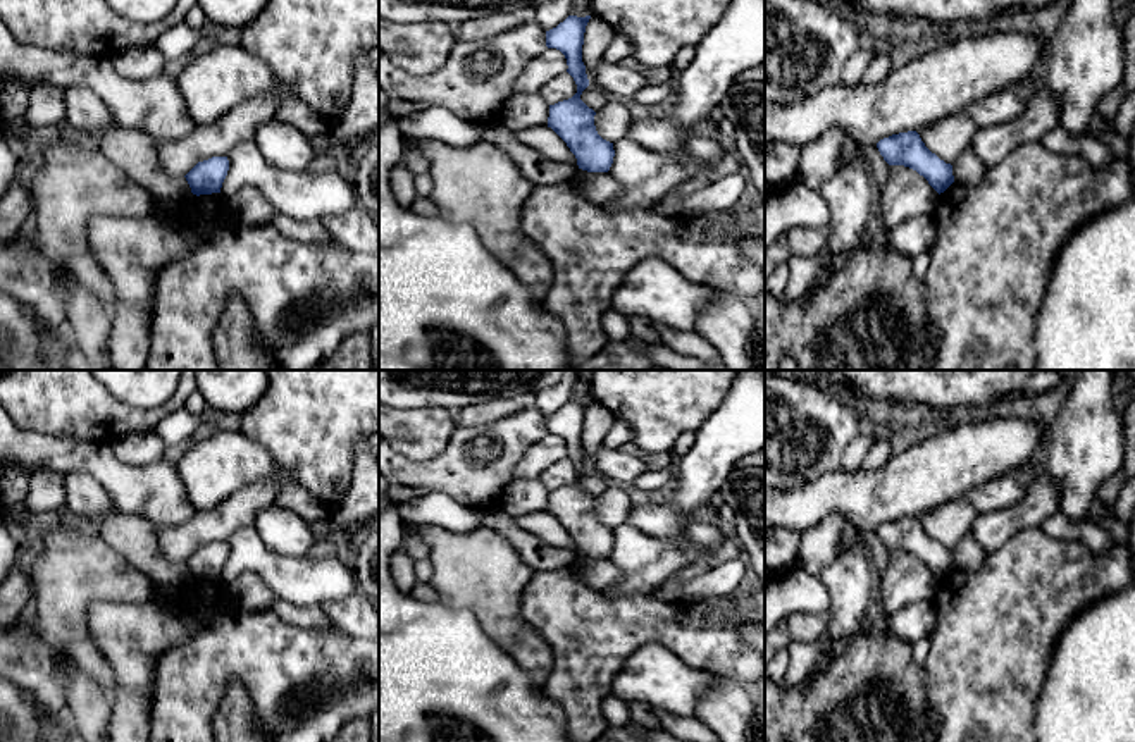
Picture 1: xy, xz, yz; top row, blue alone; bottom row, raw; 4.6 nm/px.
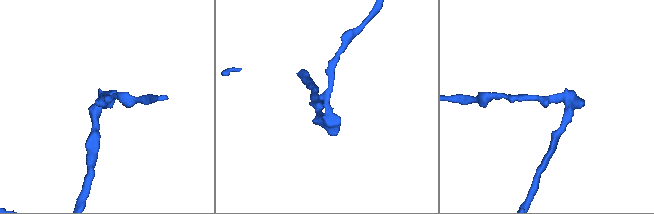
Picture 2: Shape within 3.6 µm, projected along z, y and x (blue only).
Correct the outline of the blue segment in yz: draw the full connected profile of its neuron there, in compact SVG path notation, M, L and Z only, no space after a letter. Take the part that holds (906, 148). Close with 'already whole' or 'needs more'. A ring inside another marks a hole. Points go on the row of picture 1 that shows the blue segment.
M916 131L884 138L877 143L877 148L889 165L904 165L916 170L939 195L954 182L952 165L932 153Z | already whole

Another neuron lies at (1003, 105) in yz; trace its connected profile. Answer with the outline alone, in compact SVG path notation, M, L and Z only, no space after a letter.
M1011 88L999 90L961 110L978 127L990 127L1018 119L1025 112L1025 102Z

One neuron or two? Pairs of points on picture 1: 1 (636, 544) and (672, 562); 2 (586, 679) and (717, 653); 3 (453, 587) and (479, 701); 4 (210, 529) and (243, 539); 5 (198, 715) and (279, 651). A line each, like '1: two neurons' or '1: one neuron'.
1: one neuron
2: one neuron
3: two neurons
4: two neurons
5: one neuron

